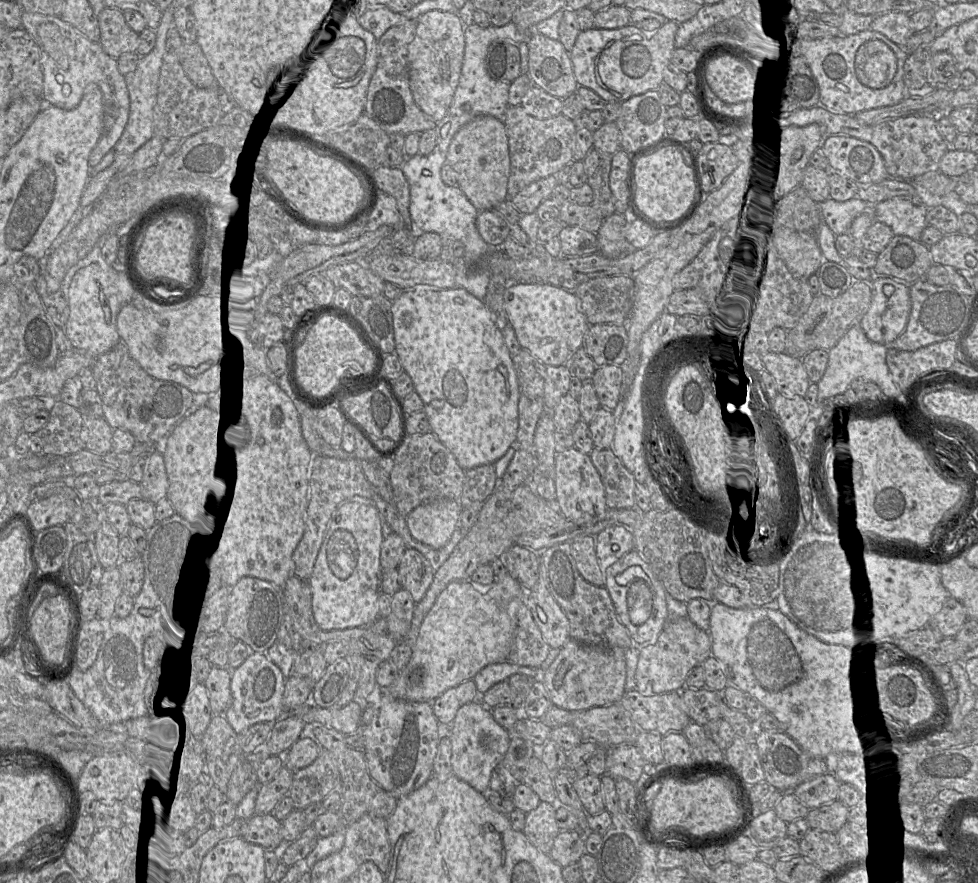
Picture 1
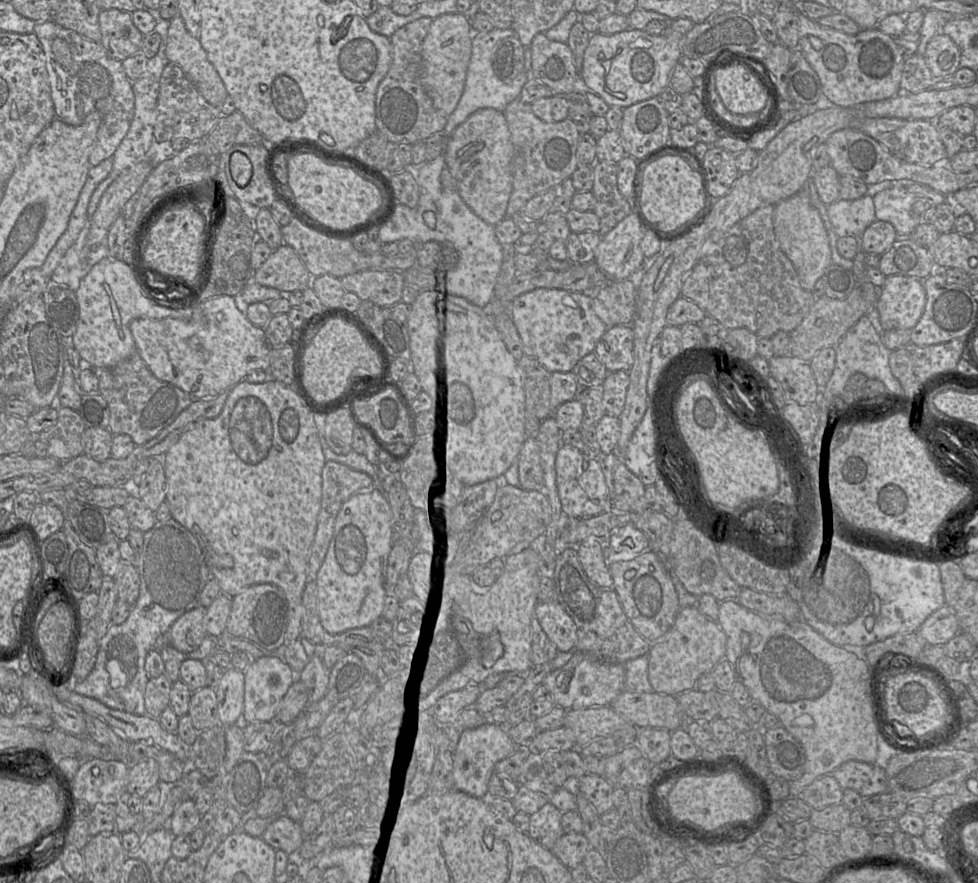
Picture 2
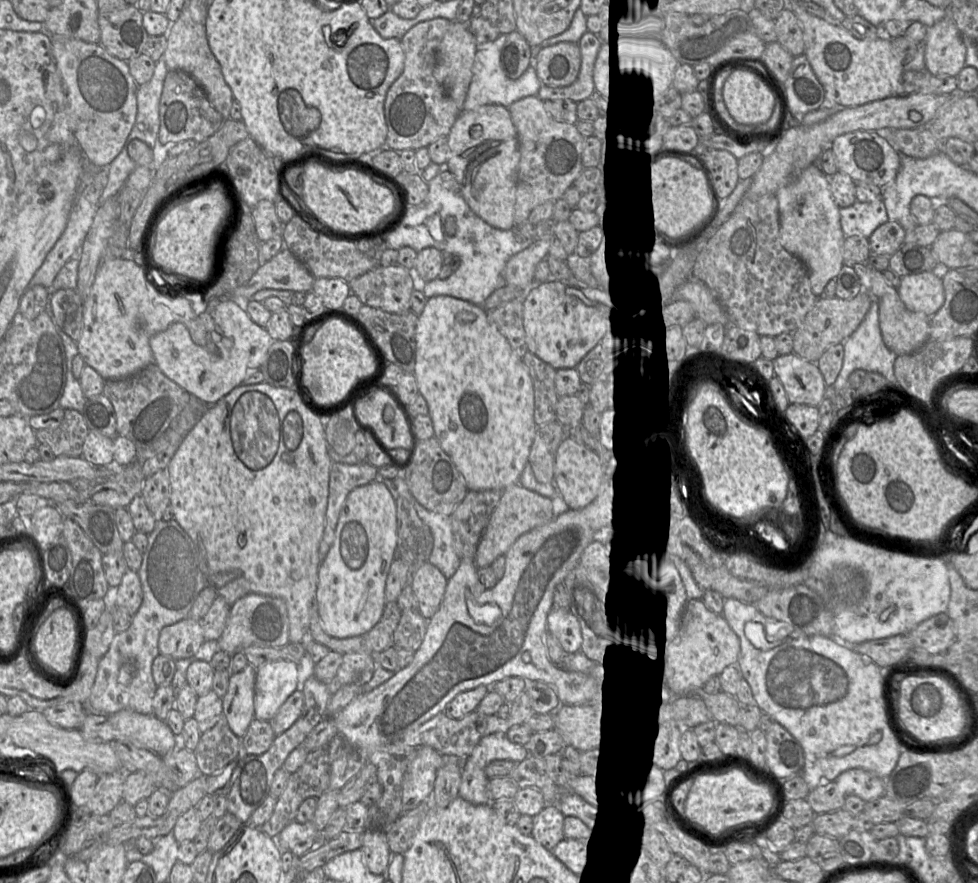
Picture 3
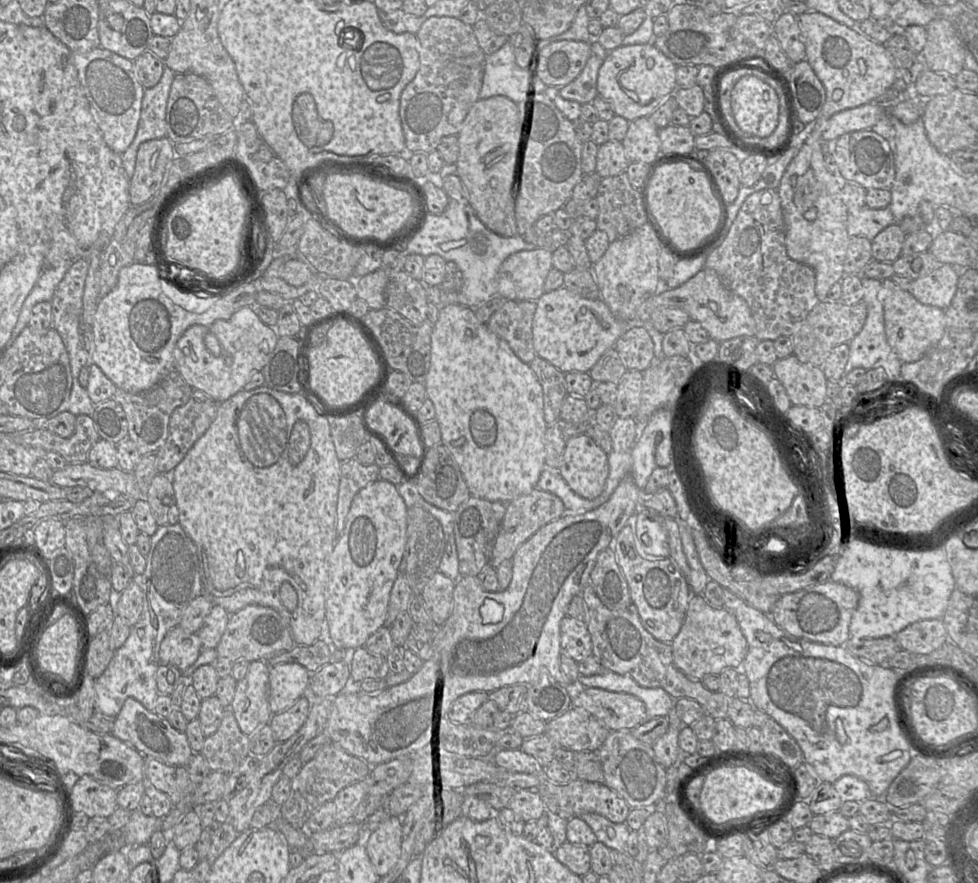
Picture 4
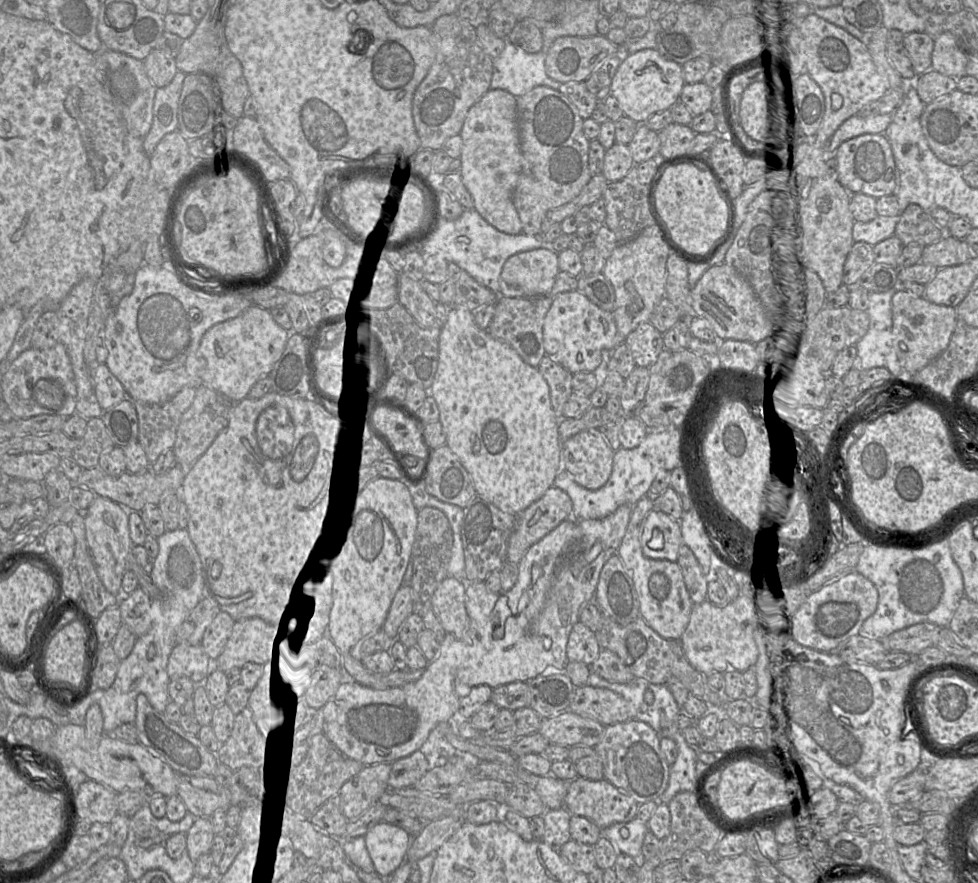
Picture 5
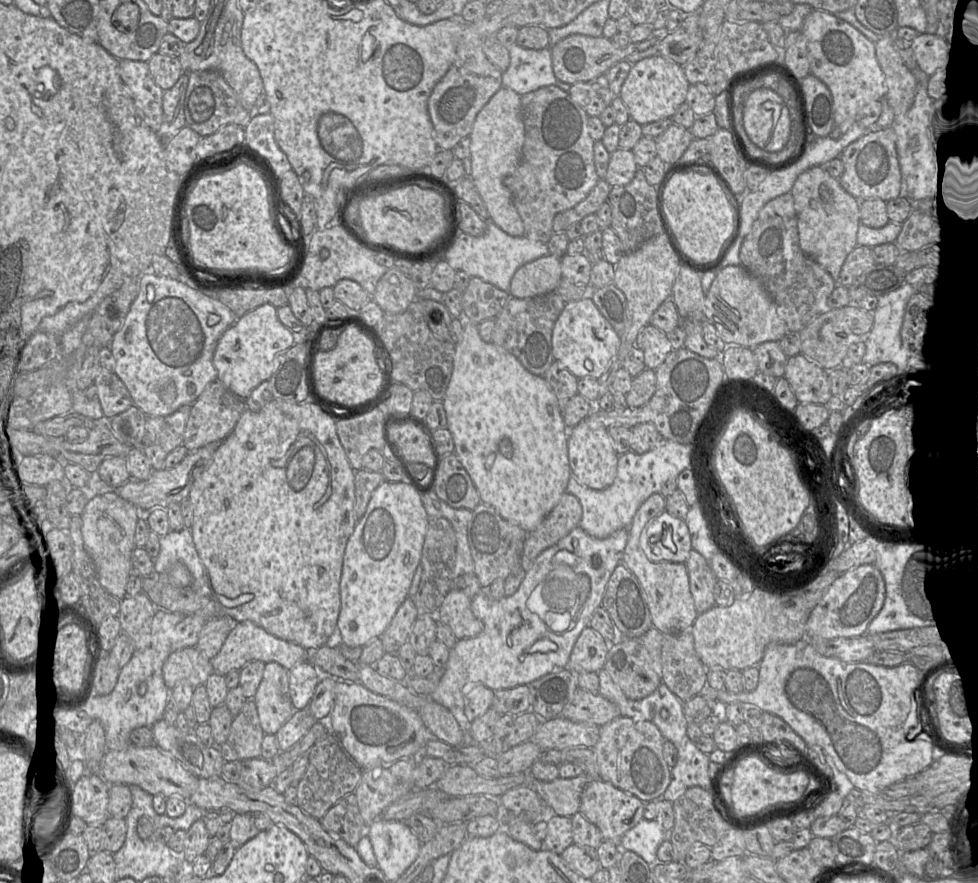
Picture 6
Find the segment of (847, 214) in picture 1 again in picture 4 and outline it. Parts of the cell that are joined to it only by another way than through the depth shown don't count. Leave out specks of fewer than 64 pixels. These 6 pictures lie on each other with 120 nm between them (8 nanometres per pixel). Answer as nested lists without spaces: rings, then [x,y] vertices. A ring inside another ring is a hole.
[[[865,206],[858,213],[848,214],[847,233],[872,241],[883,229],[896,223],[890,209],[871,209]]]

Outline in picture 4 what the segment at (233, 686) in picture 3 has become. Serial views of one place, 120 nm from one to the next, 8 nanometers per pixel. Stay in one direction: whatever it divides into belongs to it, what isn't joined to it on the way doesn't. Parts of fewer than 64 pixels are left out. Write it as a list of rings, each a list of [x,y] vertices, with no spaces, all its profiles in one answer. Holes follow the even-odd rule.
[[[265,661],[250,663],[247,674],[237,682],[234,699],[230,705],[240,729],[248,736],[270,722],[269,671]]]

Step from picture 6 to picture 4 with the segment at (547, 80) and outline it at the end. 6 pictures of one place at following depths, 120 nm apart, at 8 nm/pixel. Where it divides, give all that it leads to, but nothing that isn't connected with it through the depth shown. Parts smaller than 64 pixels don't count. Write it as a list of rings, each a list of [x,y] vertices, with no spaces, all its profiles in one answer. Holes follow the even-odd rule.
[[[506,41],[496,52],[486,56],[479,98],[504,95],[514,100],[519,95],[529,92],[548,92],[552,87],[555,86],[546,83],[537,75],[537,57],[532,58],[527,67],[519,67],[516,63],[514,51],[510,43]]]

